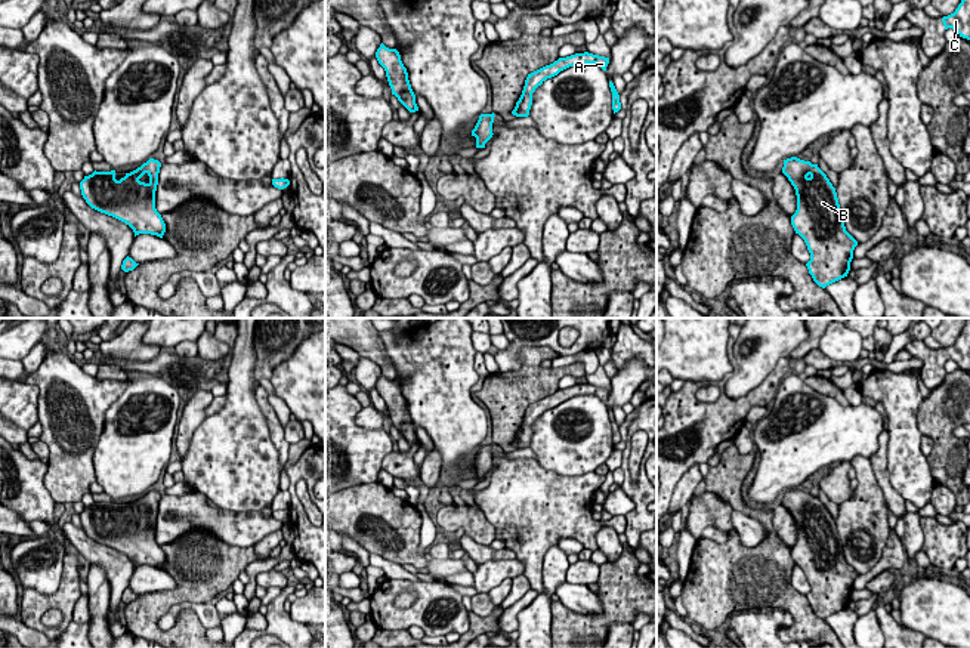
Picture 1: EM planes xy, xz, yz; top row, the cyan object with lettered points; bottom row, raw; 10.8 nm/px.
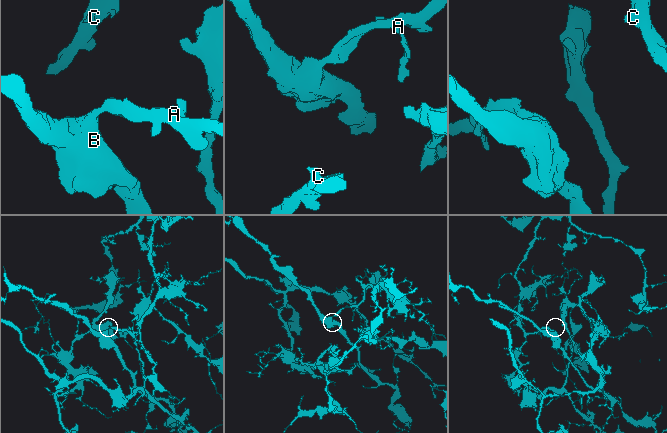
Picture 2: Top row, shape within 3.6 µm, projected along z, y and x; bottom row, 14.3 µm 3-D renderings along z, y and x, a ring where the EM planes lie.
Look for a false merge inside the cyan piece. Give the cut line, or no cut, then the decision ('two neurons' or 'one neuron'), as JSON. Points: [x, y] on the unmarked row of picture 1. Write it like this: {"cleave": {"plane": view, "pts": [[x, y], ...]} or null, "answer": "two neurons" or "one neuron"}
{"cleave": null, "answer": "one neuron"}

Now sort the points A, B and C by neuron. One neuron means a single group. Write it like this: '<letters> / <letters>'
A B C

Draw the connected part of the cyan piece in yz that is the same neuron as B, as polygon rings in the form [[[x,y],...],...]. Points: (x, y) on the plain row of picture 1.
[[[791,488],[784,491],[782,504],[796,521],[797,541],[791,547],[791,556],[796,565],[804,571],[810,584],[810,592],[806,598],[813,612],[825,620],[847,608],[858,573],[846,562],[835,519],[818,496]]]

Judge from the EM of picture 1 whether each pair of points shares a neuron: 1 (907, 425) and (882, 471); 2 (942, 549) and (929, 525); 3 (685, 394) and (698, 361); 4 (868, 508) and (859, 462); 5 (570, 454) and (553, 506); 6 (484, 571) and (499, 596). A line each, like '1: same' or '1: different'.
1: different
2: same
3: different
4: same
5: different
6: different

